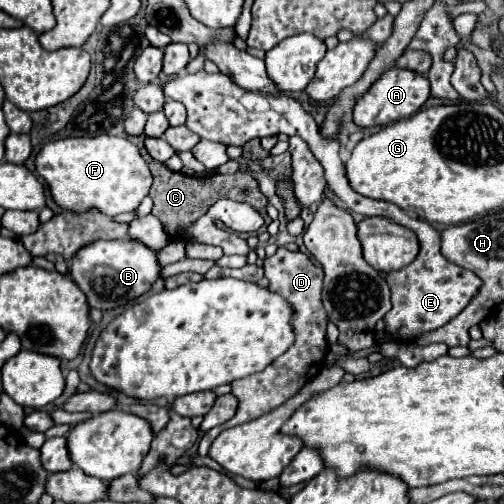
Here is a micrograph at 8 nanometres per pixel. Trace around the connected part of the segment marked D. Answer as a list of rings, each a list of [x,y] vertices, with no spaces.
[[[278,247],[276,255],[266,257],[266,261],[264,261],[264,275],[270,279],[270,291],[280,293],[294,307],[292,325],[294,325],[296,341],[284,355],[280,355],[262,373],[254,373],[250,377],[232,381],[232,395],[238,399],[238,411],[230,421],[226,421],[226,423],[210,429],[208,433],[204,433],[204,437],[200,439],[200,447],[198,447],[198,453],[202,457],[208,455],[208,449],[212,445],[212,441],[220,435],[220,431],[242,425],[246,421],[252,421],[252,419],[268,413],[270,409],[278,407],[288,397],[292,397],[302,385],[312,381],[320,373],[320,369],[324,367],[324,357],[328,353],[328,343],[326,343],[328,315],[324,313],[324,307],[322,307],[322,287],[324,287],[322,277],[324,277],[324,273],[322,273],[320,265],[316,265],[302,251],[292,253],[284,247]]]

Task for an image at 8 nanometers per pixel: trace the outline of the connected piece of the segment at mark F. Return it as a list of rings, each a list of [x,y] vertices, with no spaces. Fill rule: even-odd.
[[[108,133],[96,137],[66,137],[46,143],[36,155],[36,169],[50,185],[54,201],[64,209],[78,213],[92,207],[112,217],[134,211],[152,185],[152,173],[138,147],[126,137]]]

